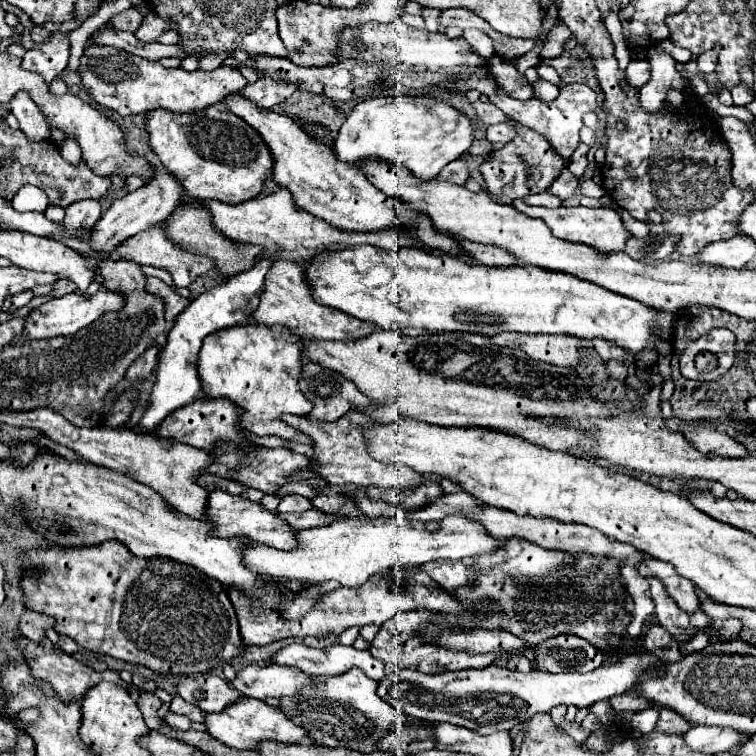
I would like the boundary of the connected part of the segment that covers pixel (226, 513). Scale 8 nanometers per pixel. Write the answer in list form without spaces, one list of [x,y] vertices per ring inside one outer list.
[[[212,491],[210,493],[210,503],[208,509],[210,511],[210,523],[216,529],[216,535],[222,537],[248,537],[252,543],[264,543],[268,547],[276,547],[276,549],[296,549],[298,547],[298,539],[296,539],[296,529],[290,527],[290,523],[282,517],[278,517],[276,513],[264,509],[260,503],[250,501],[246,497],[240,495],[230,495],[226,491]]]

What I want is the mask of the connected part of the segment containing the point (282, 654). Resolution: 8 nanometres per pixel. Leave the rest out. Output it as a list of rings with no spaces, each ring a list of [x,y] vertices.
[[[290,643],[274,655],[274,663],[298,667],[310,675],[342,675],[352,667],[362,669],[370,679],[378,681],[386,675],[386,669],[380,667],[380,661],[370,655],[368,649],[358,651],[346,645],[332,645],[330,649],[314,649],[304,643]]]

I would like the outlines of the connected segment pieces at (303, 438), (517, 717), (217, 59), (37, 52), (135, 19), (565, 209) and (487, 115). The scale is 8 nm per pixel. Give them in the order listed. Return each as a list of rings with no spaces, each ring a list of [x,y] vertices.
[[[232,327],[232,331],[218,331],[204,339],[198,355],[198,373],[206,387],[206,397],[226,397],[240,405],[246,413],[242,425],[254,435],[278,435],[296,443],[312,445],[314,441],[302,431],[282,421],[282,415],[308,415],[312,401],[300,391],[298,381],[302,375],[304,347],[302,337],[284,327]]]
[[[630,655],[618,663],[602,665],[590,673],[544,673],[538,669],[520,673],[494,663],[482,669],[444,671],[434,675],[402,669],[386,675],[378,683],[378,697],[408,717],[436,723],[456,723],[460,727],[470,727],[472,731],[490,735],[494,731],[512,729],[536,713],[550,713],[558,705],[588,707],[612,695],[622,695],[634,687],[634,675],[638,675],[638,667],[652,661],[662,663],[652,655]]]
[[[220,53],[220,55],[208,55],[208,57],[204,57],[204,59],[200,61],[198,69],[202,69],[202,71],[212,71],[212,69],[220,67],[220,63],[222,63],[226,57],[228,57],[228,53]]]
[[[54,31],[48,41],[34,43],[30,51],[24,55],[22,69],[42,75],[44,83],[50,85],[50,81],[64,71],[70,57],[70,35],[62,31]]]
[[[132,7],[132,9],[128,9],[128,11],[124,11],[124,13],[116,15],[116,17],[112,17],[112,23],[114,23],[116,29],[130,31],[130,33],[138,31],[138,27],[142,25],[142,21],[144,21],[144,15],[136,7]]]
[[[516,199],[514,201],[514,207],[530,217],[540,217],[542,221],[546,221],[546,225],[552,229],[552,233],[560,239],[566,239],[566,241],[576,241],[576,243],[586,243],[590,247],[594,247],[596,251],[622,251],[622,245],[626,243],[626,239],[630,237],[628,229],[624,227],[620,215],[612,209],[606,209],[606,207],[598,207],[598,209],[588,209],[588,207],[568,207],[568,205],[562,205],[562,207],[556,207],[556,209],[546,209],[546,207],[530,207],[526,205],[522,199]]]
[[[478,101],[476,105],[472,105],[474,107],[474,111],[476,111],[476,115],[478,115],[478,119],[484,123],[484,125],[496,125],[496,123],[504,123],[506,121],[506,115],[498,109],[498,107],[494,107],[494,103],[482,103],[482,101]]]

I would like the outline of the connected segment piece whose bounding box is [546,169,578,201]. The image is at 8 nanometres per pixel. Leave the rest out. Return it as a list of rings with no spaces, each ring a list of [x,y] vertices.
[[[562,169],[560,177],[546,189],[546,193],[556,195],[562,201],[568,201],[578,189],[578,179],[574,179],[574,175],[570,175],[568,169]]]

